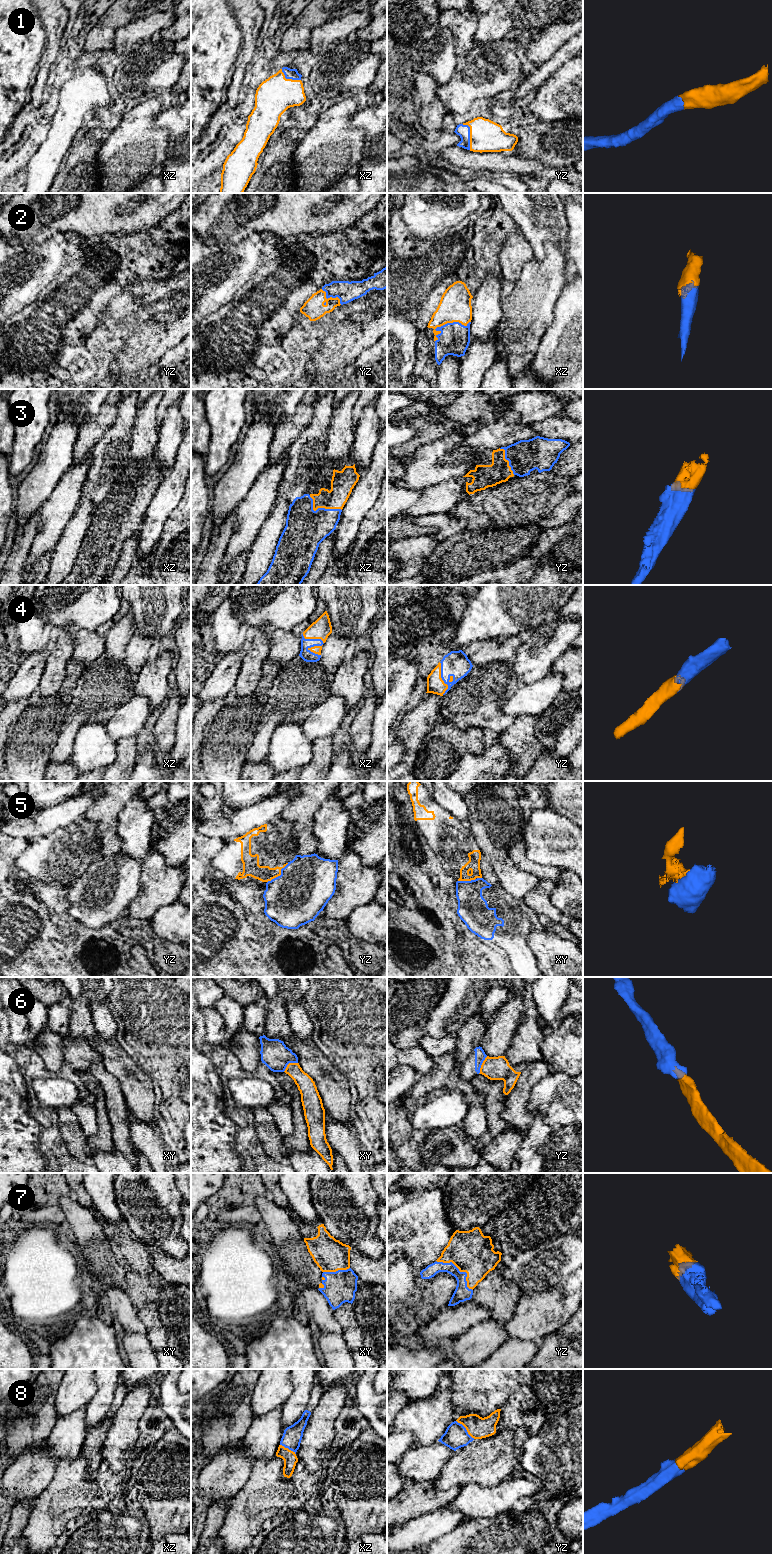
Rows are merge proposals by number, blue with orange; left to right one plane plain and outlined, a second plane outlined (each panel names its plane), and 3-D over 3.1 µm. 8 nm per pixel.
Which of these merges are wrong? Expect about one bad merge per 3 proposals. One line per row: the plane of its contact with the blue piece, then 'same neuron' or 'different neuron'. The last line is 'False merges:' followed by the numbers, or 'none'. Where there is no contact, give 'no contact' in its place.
1: meets blue in yz; same neuron
2: meets blue in xz; same neuron
3: meets blue in xz; same neuron
4: meets blue in xz; same neuron
5: meets blue in yz; different neuron
6: meets blue in yz; different neuron
7: meets blue in yz; same neuron
8: meets blue in yz; same neuron
False merges: 5, 6

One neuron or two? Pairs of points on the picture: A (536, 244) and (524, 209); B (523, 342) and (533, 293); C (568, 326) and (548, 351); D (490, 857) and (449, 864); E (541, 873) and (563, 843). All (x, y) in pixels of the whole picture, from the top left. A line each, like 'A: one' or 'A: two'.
A: one
B: one
C: one
D: two
E: two

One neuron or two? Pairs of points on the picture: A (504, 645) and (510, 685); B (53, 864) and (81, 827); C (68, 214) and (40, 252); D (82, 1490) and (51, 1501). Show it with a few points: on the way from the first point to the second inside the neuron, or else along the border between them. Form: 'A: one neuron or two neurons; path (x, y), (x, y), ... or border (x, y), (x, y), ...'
A: two neurons; border (500, 660), (511, 661)
B: one neuron; path (62, 855), (81, 836)
C: two neurons; border (75, 232), (55, 233), (42, 243), (30, 244)
D: one neuron; path (74, 1490), (59, 1501)

